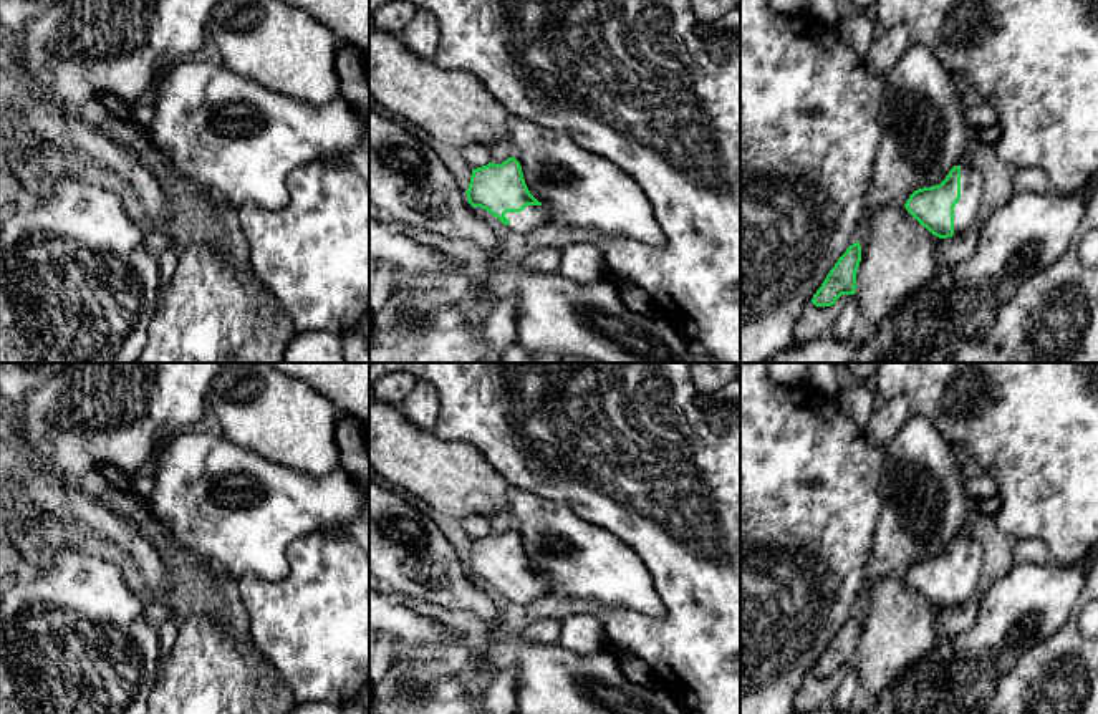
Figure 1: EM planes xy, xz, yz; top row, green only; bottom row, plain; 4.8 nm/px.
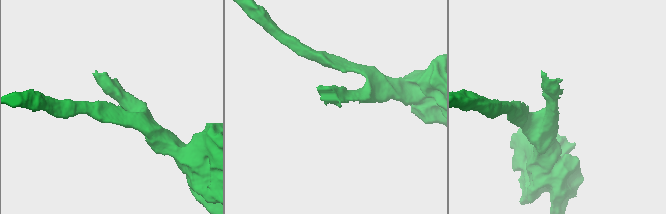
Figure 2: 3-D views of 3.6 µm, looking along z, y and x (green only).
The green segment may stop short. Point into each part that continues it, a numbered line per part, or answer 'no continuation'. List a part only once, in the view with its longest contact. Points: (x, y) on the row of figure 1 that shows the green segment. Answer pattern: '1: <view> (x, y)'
1: yz (966, 211)

